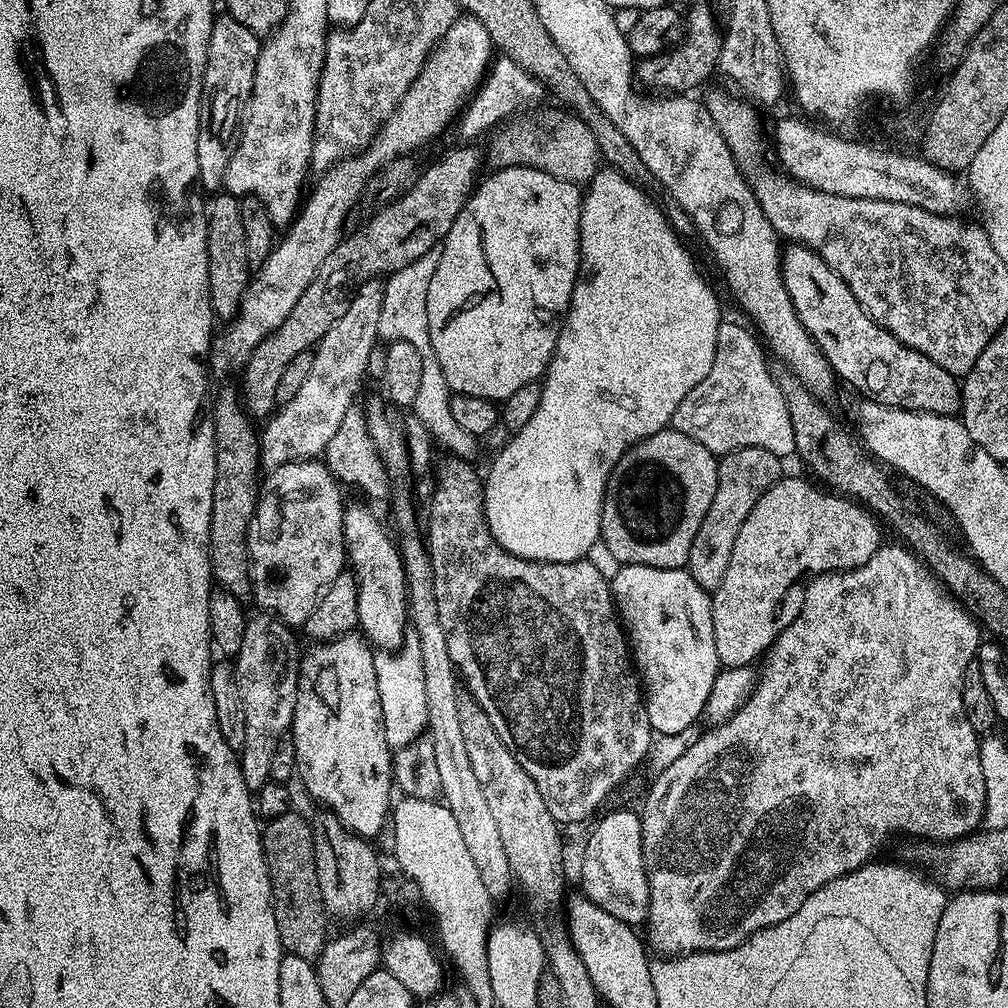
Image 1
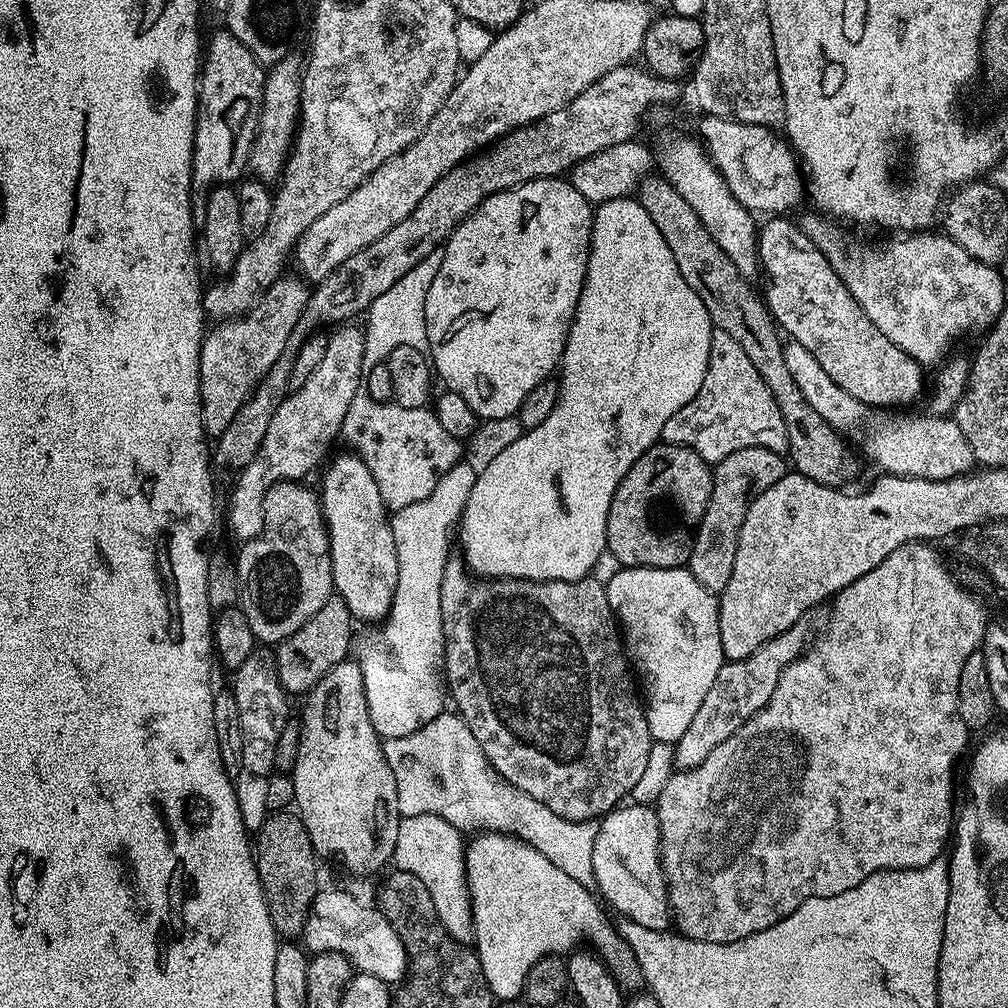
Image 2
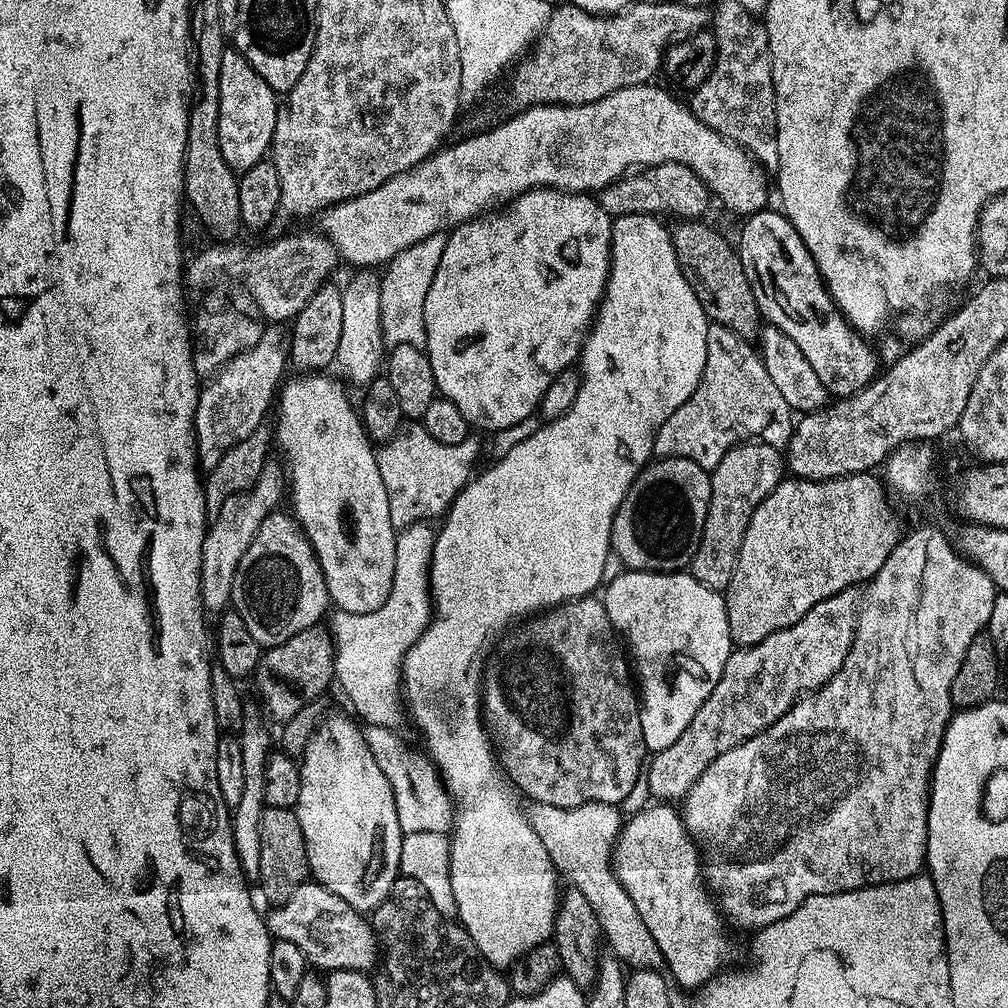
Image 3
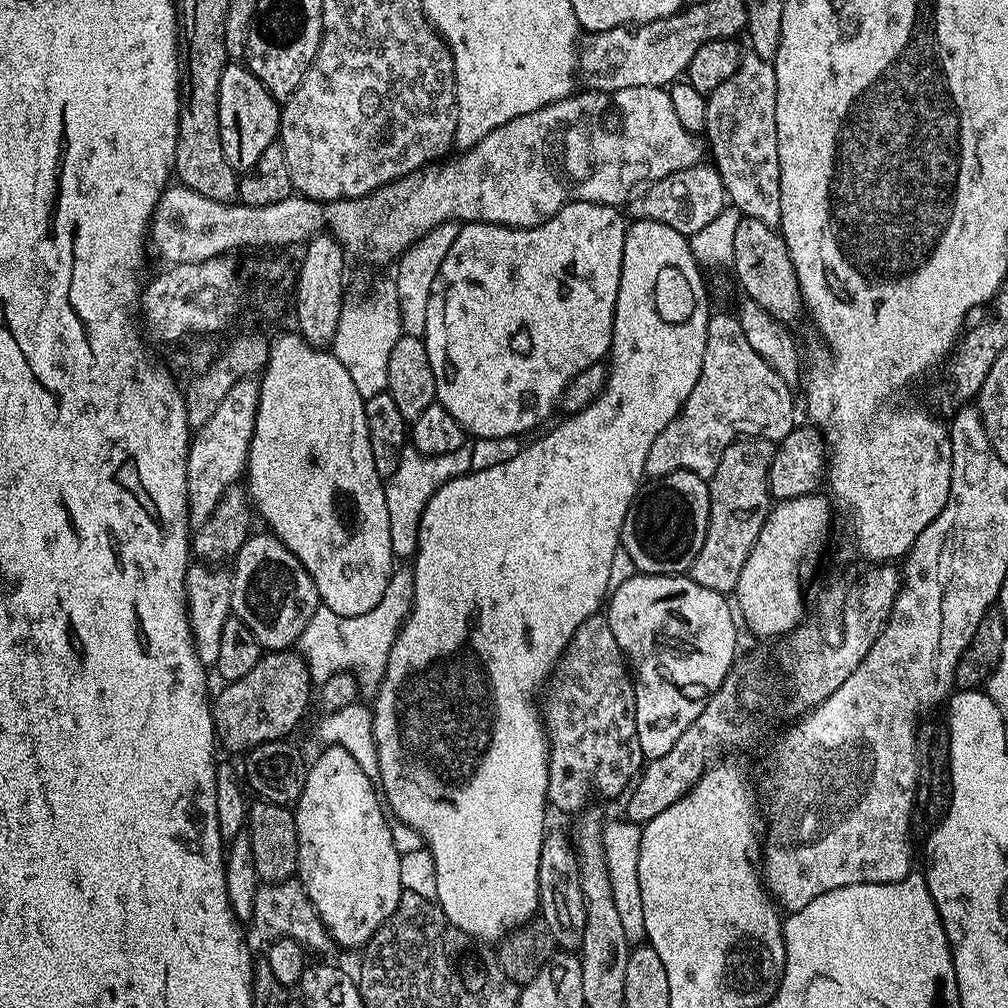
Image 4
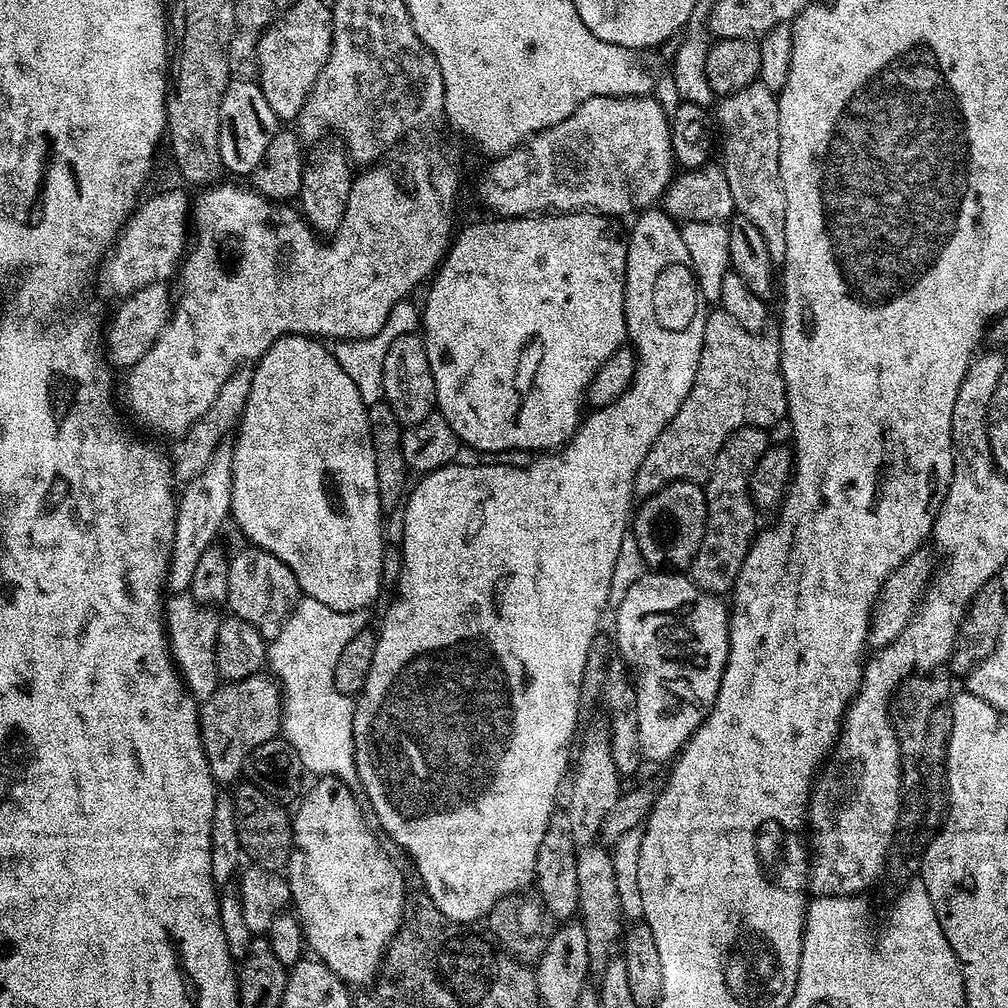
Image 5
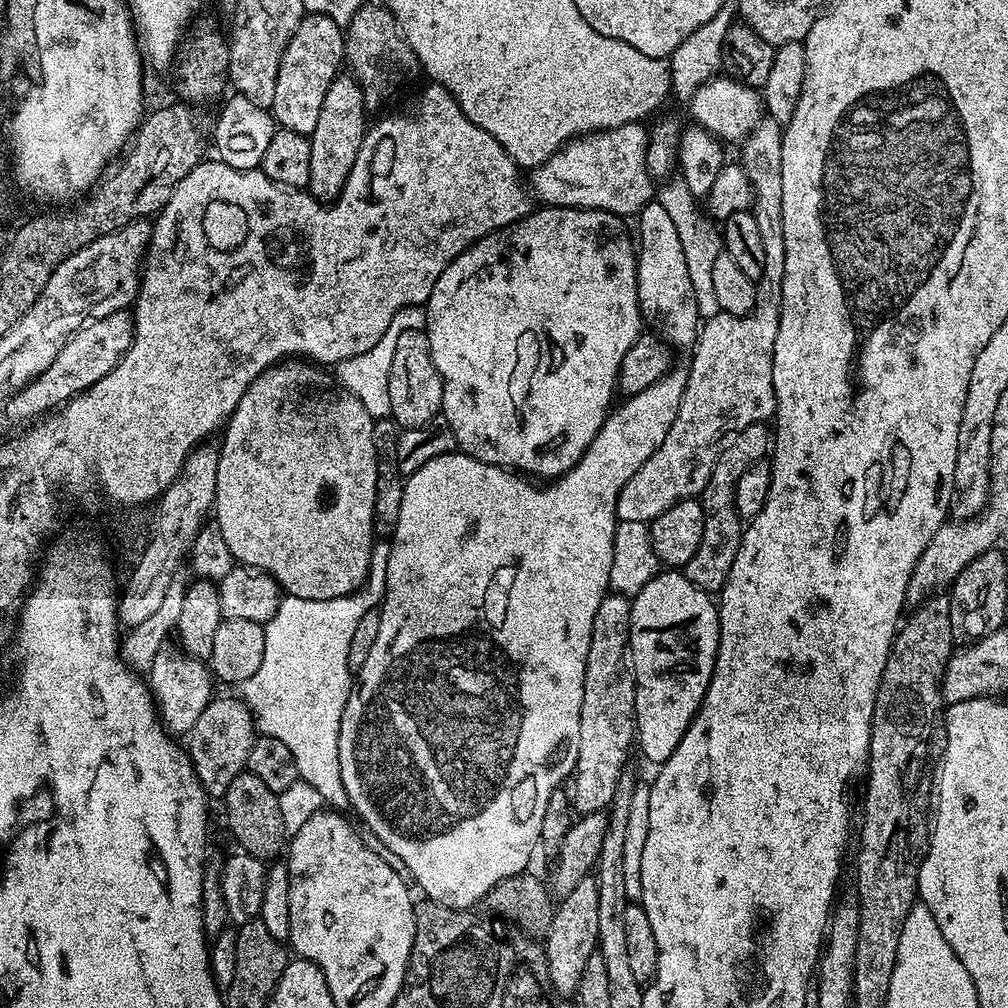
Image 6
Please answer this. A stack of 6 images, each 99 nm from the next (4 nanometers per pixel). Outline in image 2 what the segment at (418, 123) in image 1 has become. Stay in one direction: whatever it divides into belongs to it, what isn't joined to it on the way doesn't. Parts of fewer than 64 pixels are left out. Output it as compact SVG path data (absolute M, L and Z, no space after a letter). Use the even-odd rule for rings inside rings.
M303 279L280 280L277 284L267 285L266 291L259 297L257 303L252 305L249 312L242 316L237 316L235 320L226 320L219 323L216 328L207 333L204 342L200 346L200 401L202 402L202 422L204 430L209 437L215 438L224 433L226 426L234 422L238 410L250 398L250 394L260 385L263 378L278 362L282 350L286 350L290 334L298 322L298 318L308 305L310 288Z

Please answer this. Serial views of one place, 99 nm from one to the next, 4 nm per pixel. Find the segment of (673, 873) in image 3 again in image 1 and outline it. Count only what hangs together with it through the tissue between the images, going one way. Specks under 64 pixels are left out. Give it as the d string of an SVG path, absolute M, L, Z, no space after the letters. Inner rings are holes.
M635 811L608 812L602 816L595 821L596 829L588 836L584 861L580 864L583 895L587 896L590 902L602 906L606 914L614 914L614 918L633 926L643 925L648 918L650 890L642 858L640 817Z

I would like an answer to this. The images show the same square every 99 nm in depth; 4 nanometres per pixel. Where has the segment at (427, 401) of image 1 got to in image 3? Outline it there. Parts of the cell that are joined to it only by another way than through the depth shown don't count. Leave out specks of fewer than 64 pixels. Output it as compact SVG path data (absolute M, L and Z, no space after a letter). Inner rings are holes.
M435 232L422 242L408 247L388 262L386 271L381 275L380 312L384 343L394 345L412 345L424 348L425 342L425 302L428 300L430 284L436 277L438 263L444 260L448 235Z

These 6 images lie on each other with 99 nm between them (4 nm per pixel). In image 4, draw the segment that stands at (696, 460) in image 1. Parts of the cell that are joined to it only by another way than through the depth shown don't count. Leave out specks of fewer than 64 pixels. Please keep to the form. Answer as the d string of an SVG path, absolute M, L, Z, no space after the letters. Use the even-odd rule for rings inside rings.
M674 470L665 476L649 479L637 492L630 510L626 510L626 522L622 522L620 547L633 559L637 573L645 576L679 576L691 569L702 542L706 542L706 530L710 518L710 490L708 481L690 470Z

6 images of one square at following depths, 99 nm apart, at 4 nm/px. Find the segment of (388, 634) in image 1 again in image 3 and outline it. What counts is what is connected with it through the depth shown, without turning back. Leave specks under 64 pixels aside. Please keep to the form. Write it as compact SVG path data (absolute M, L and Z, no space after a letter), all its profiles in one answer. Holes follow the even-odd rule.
M296 374L293 380L283 381L275 409L274 444L277 449L280 447L283 463L287 465L291 511L296 523L308 535L322 566L329 601L337 609L350 614L369 614L378 610L389 597L398 529L391 522L390 505L379 473L377 449L364 431L357 405L348 401L347 390L328 375L332 374Z

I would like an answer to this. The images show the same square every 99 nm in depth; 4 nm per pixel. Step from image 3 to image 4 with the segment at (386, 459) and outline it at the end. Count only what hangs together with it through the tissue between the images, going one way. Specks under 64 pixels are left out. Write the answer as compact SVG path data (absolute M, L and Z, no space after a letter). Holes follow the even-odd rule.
M465 446L442 456L426 456L416 448L405 447L399 469L385 481L386 508L390 519L390 544L393 555L409 559L416 553L422 514L430 498L446 482L473 471L471 447Z

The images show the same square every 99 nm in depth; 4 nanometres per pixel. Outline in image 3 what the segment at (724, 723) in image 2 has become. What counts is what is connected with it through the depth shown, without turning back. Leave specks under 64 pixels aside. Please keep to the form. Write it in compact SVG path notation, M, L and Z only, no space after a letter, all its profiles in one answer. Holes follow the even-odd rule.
M847 588L818 602L818 606L814 606L801 620L794 622L794 626L778 630L770 634L770 638L757 644L737 647L726 662L726 670L722 670L722 678L718 678L718 686L714 686L710 698L702 702L690 726L682 730L682 738L678 738L674 746L666 746L666 750L651 757L646 768L646 784L648 780L648 792L653 796L651 799L656 802L683 801L684 795L692 789L694 782L698 782L700 775L716 758L778 722L778 718L790 711L801 696L814 692L826 682L830 682L830 678L834 678L834 674L842 670L854 642L861 603L861 589Z

